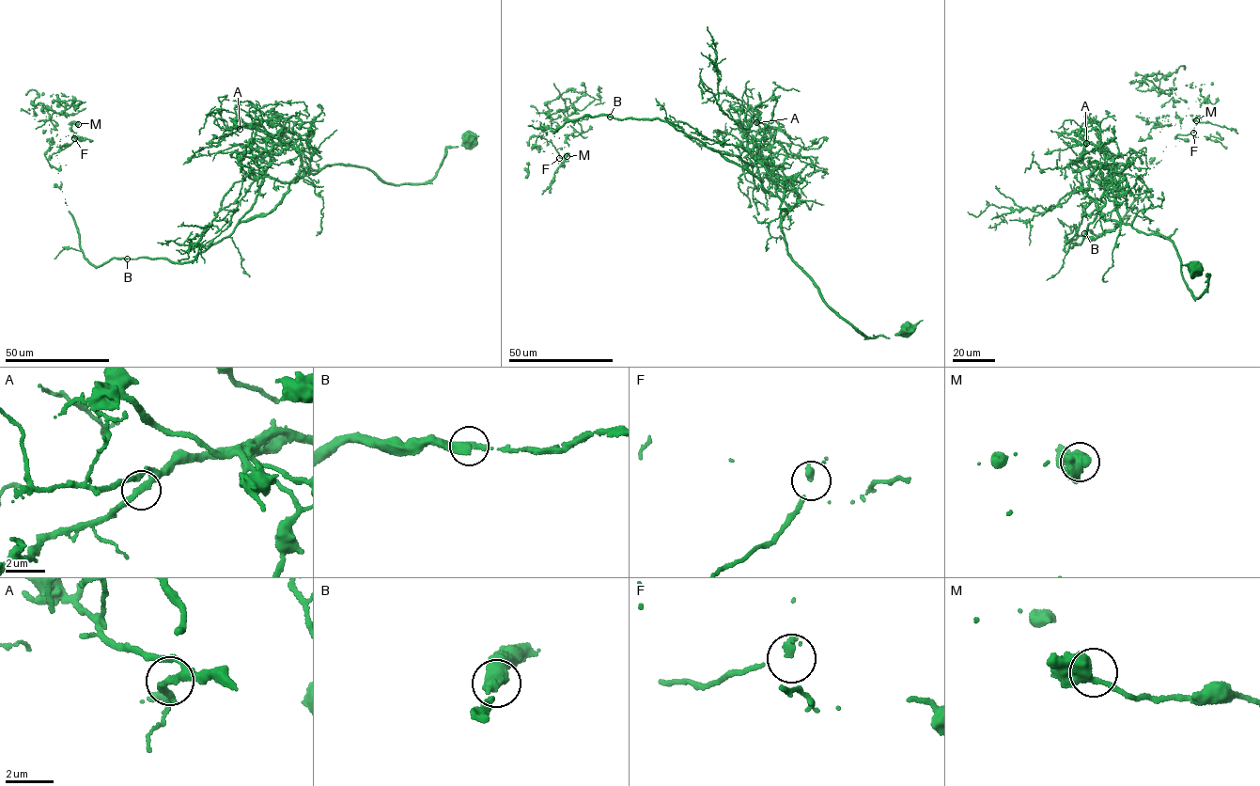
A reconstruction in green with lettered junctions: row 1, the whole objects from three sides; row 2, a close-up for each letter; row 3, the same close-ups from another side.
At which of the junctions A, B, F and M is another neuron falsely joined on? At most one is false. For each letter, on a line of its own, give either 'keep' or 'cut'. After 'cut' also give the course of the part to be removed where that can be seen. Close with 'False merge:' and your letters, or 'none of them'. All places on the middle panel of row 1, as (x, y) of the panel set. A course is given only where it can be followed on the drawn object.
A: keep
B: keep
F: keep
M: keep
False merge: none of them

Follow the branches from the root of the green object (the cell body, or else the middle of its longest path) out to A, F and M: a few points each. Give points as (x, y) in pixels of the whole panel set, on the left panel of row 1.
A: (469, 139), (446, 149), (431, 180), (394, 185), (353, 165), (304, 174), (291, 147), (254, 123), (240, 128)
F: (469, 139), (424, 182), (328, 165), (191, 261), (98, 266), (60, 188), (56, 152), (74, 138)
M: (469, 139), (424, 182), (328, 165), (191, 261), (98, 266), (60, 188), (56, 152), (78, 124)

